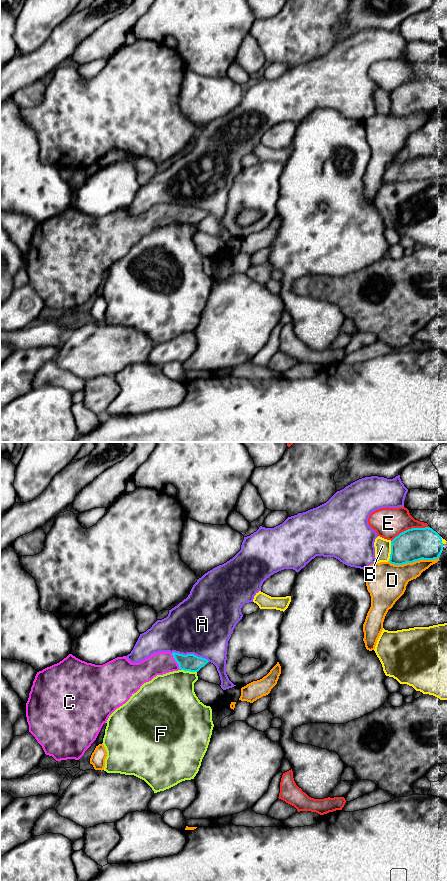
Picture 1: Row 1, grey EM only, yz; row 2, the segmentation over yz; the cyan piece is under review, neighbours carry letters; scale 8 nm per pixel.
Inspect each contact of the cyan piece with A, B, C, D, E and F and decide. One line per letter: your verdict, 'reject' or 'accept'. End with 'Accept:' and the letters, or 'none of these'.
A: reject
B: reject
C: accept
D: reject
E: reject
F: reject
Accept: C

